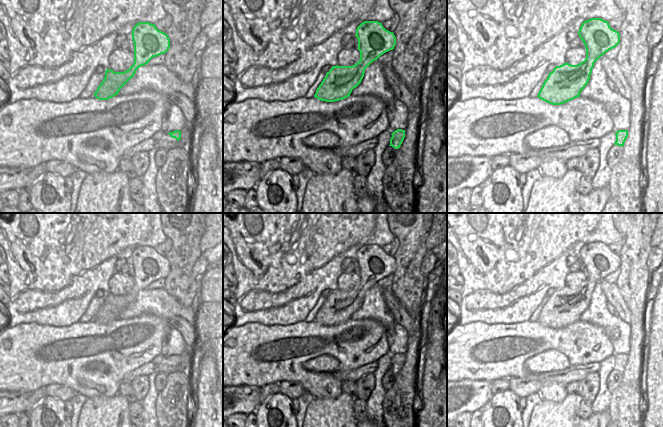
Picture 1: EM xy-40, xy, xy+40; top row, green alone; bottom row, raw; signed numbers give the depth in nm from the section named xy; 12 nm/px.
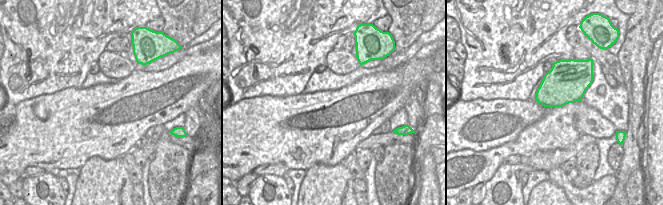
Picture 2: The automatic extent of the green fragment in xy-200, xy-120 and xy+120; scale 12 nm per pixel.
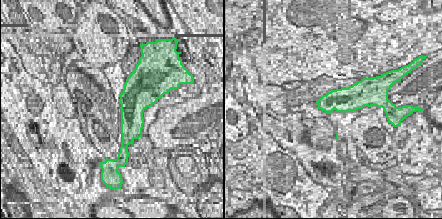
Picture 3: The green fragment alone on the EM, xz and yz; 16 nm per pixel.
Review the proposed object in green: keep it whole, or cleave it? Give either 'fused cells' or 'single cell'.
single cell

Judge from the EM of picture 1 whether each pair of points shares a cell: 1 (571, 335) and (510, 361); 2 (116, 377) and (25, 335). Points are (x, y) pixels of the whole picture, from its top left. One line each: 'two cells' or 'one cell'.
1: one cell
2: one cell

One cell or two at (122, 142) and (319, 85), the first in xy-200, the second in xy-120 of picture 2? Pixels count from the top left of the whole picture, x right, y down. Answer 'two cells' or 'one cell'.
two cells

